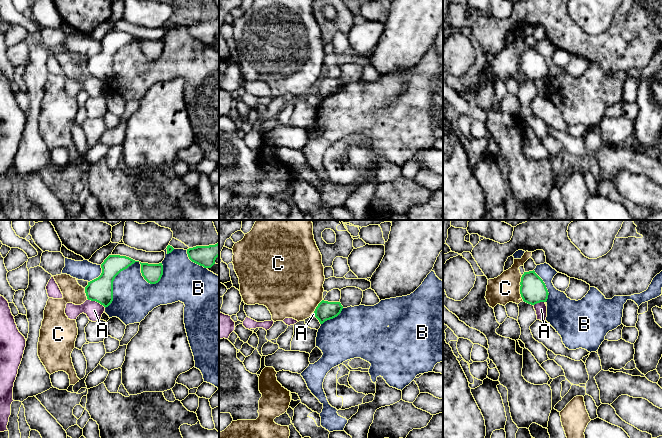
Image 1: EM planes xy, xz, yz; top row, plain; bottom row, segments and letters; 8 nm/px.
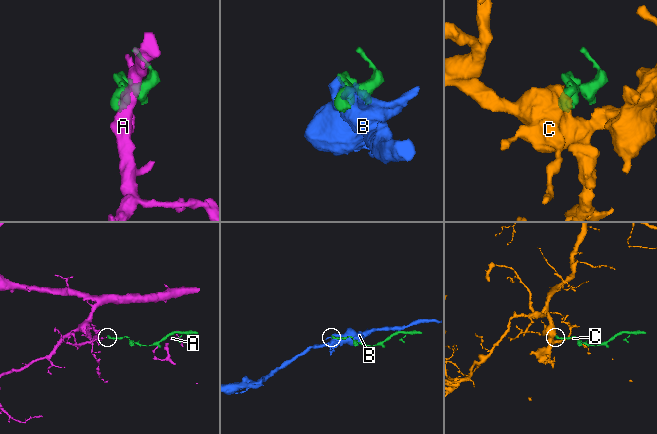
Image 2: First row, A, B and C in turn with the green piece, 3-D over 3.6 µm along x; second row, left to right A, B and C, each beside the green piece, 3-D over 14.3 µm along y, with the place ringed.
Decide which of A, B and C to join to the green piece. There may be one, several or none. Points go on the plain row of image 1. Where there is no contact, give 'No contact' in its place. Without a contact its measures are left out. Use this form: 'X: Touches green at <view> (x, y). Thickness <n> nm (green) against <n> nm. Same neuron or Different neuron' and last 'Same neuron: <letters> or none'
A: Touches green at xy (97, 77). Thickness 190 nm (green) against 140 nm. Different neuron
B: Touches green at xy (135, 37). Thickness 160 nm (green) against 300 nm. Different neuron
C: Touches green at yz (520, 64). Thickness 220 nm (green) against 220 nm. Different neuron
Same neuron: none

